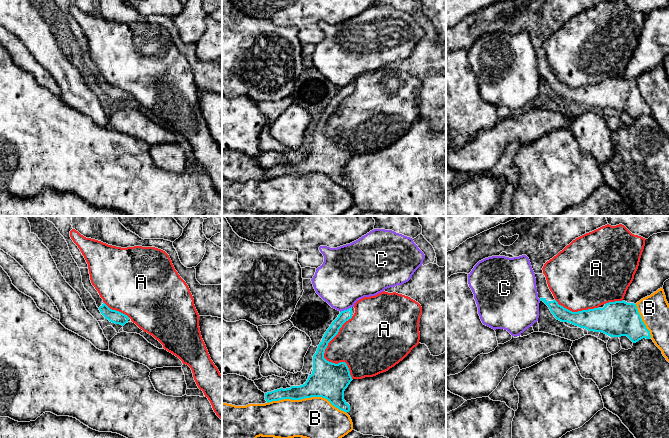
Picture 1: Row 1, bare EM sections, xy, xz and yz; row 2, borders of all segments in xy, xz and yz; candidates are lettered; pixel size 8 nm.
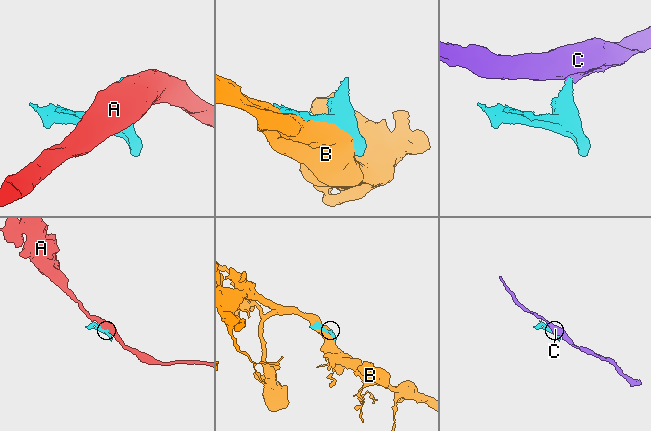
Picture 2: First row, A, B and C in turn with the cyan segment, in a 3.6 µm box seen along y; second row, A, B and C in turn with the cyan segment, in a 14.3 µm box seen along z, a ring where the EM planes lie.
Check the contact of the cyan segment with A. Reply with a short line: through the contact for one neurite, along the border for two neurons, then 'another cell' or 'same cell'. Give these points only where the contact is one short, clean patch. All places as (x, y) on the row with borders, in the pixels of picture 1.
same cell

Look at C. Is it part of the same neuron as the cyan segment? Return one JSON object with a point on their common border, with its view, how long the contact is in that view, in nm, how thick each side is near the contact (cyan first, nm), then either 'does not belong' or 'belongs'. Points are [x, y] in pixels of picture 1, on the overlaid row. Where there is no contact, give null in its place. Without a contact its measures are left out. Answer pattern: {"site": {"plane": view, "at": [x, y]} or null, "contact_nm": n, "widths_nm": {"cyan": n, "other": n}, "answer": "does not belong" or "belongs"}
{"site": {"plane": "xz", "at": [345, 310]}, "contact_nm": 110, "widths_nm": {"cyan": 90, "other": 420}, "answer": "does not belong"}

